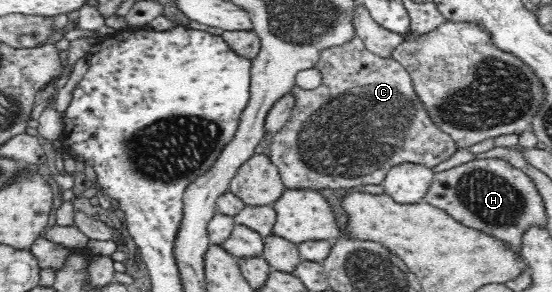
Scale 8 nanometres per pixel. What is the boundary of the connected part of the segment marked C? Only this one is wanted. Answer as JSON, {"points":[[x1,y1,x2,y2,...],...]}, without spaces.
{"points":[[358,37,349,43,322,51,315,67,321,75,321,86,313,90,295,87,296,106,288,123,272,134,270,160,277,166,285,189,349,189,363,184,381,184,393,166,411,162,431,169,448,160,458,147,439,130,415,94,410,74,393,58,372,54]]}

